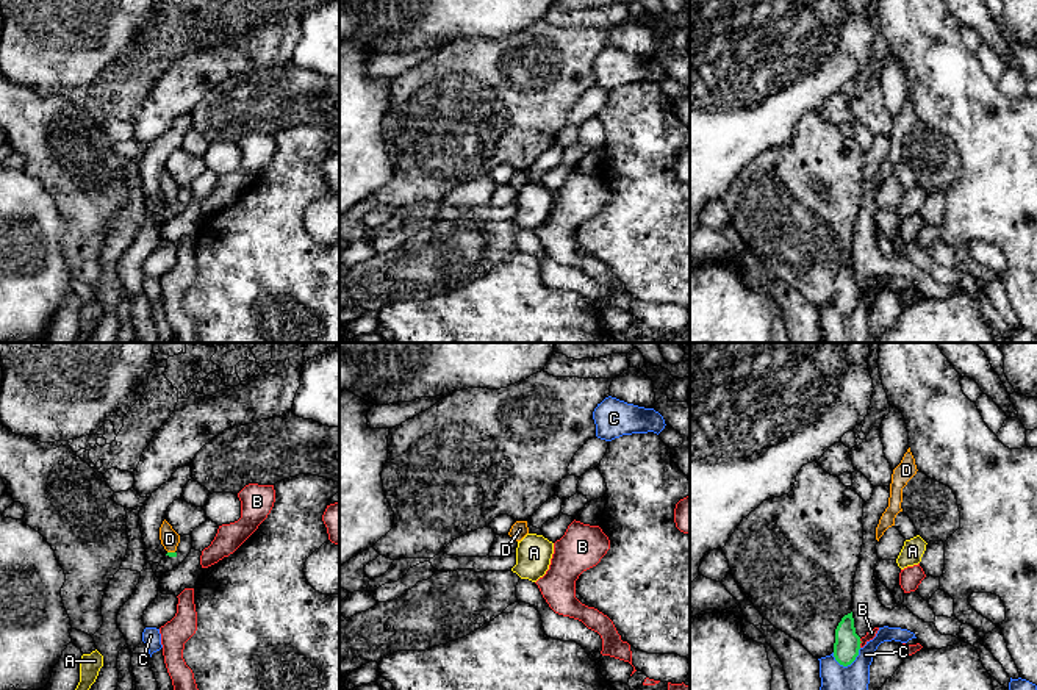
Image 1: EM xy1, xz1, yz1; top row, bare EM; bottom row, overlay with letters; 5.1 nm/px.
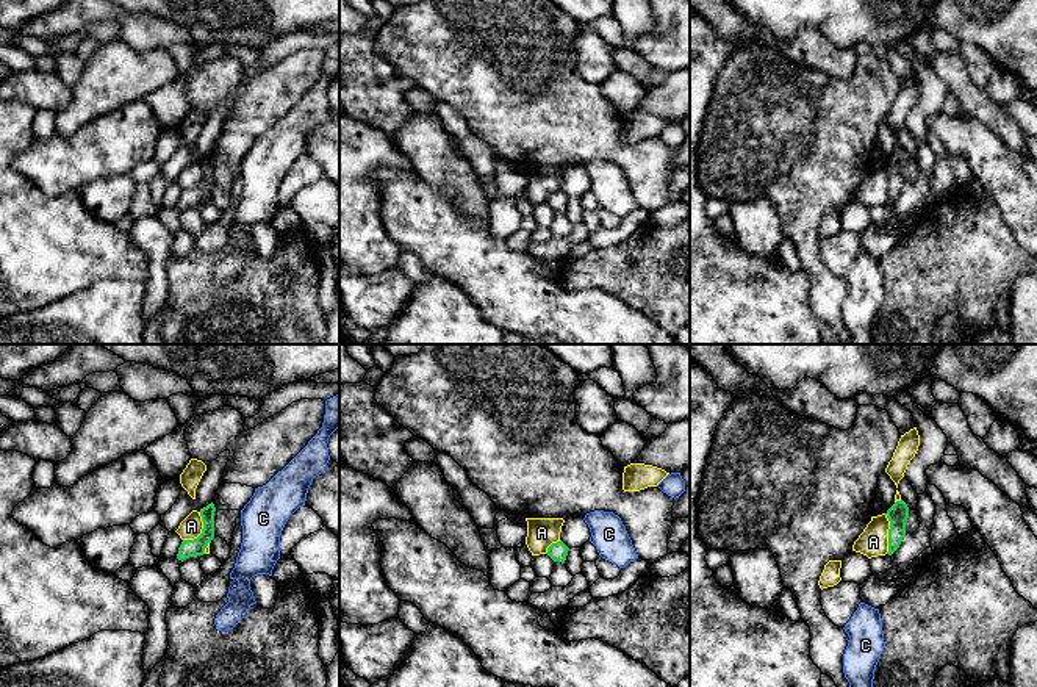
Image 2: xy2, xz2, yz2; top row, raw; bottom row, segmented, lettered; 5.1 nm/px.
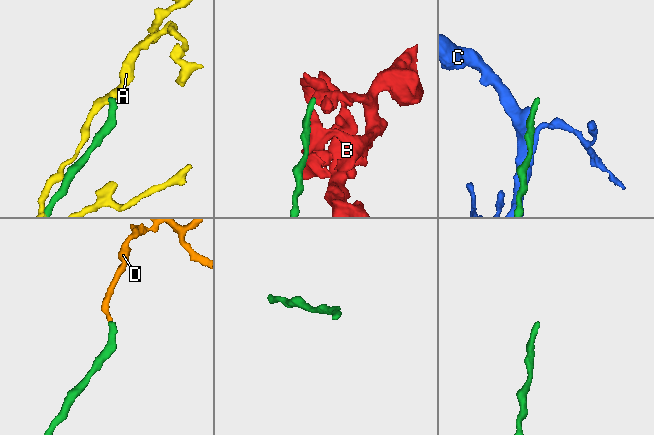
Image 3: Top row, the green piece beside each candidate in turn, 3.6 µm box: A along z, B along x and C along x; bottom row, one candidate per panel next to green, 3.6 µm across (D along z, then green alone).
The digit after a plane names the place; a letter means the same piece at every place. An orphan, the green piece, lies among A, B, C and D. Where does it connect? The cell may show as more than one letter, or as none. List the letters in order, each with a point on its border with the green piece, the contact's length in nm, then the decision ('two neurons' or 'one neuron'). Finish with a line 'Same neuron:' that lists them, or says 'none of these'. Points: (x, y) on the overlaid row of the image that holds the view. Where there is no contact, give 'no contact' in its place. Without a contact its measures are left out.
A: contact yz2 (889, 534); length 200 nm; two neurons
B: contact yz1 (861, 642); length 50 nm; two neurons
C: contact yz1 (848, 664); length 160 nm; two neurons
D: contact xy1 (171, 553); length 40 nm; one neuron
Same neuron: D

